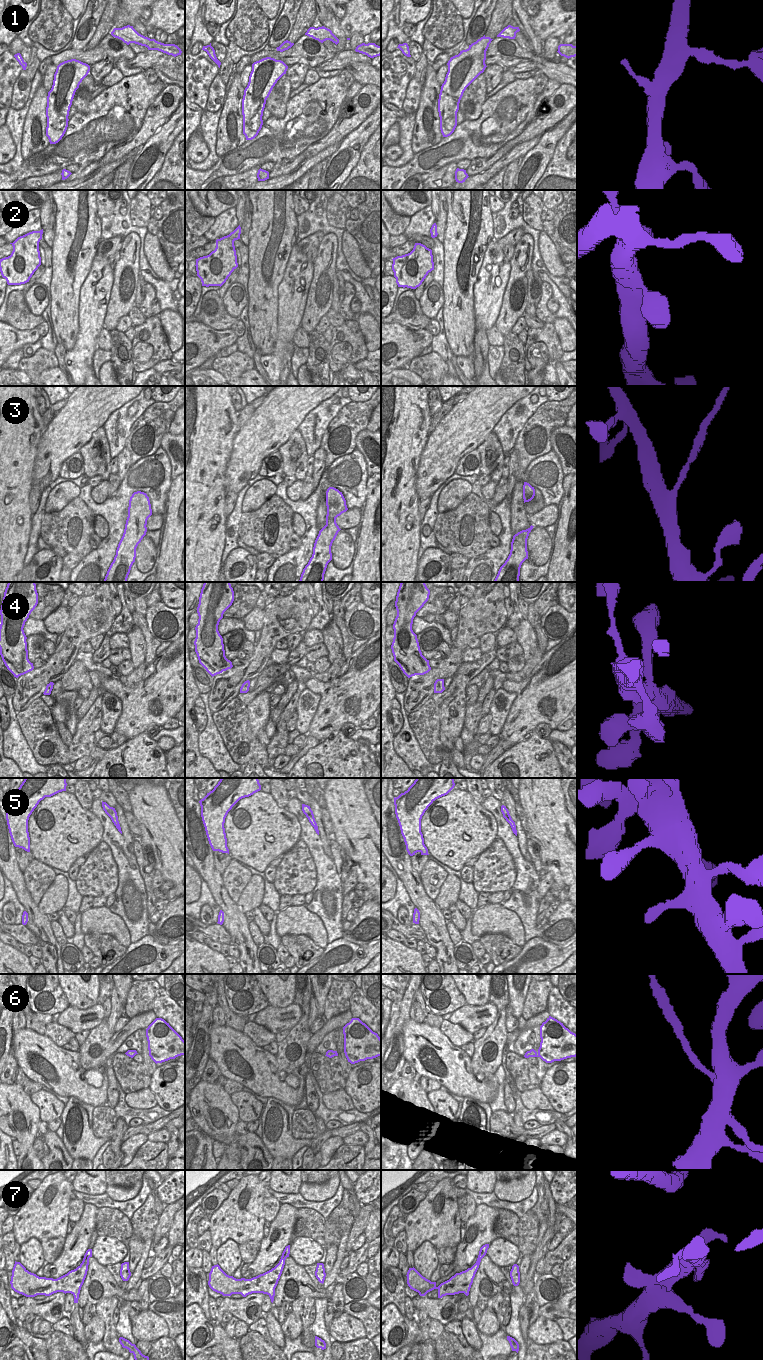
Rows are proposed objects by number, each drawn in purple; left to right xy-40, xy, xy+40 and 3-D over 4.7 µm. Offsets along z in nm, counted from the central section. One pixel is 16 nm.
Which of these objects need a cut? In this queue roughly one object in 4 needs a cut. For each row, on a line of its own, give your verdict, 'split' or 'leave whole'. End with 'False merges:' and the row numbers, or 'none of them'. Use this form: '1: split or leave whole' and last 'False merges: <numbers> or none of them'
1: leave whole
2: leave whole
3: split
4: leave whole
5: leave whole
6: split
7: leave whole
False merges: 3, 6

